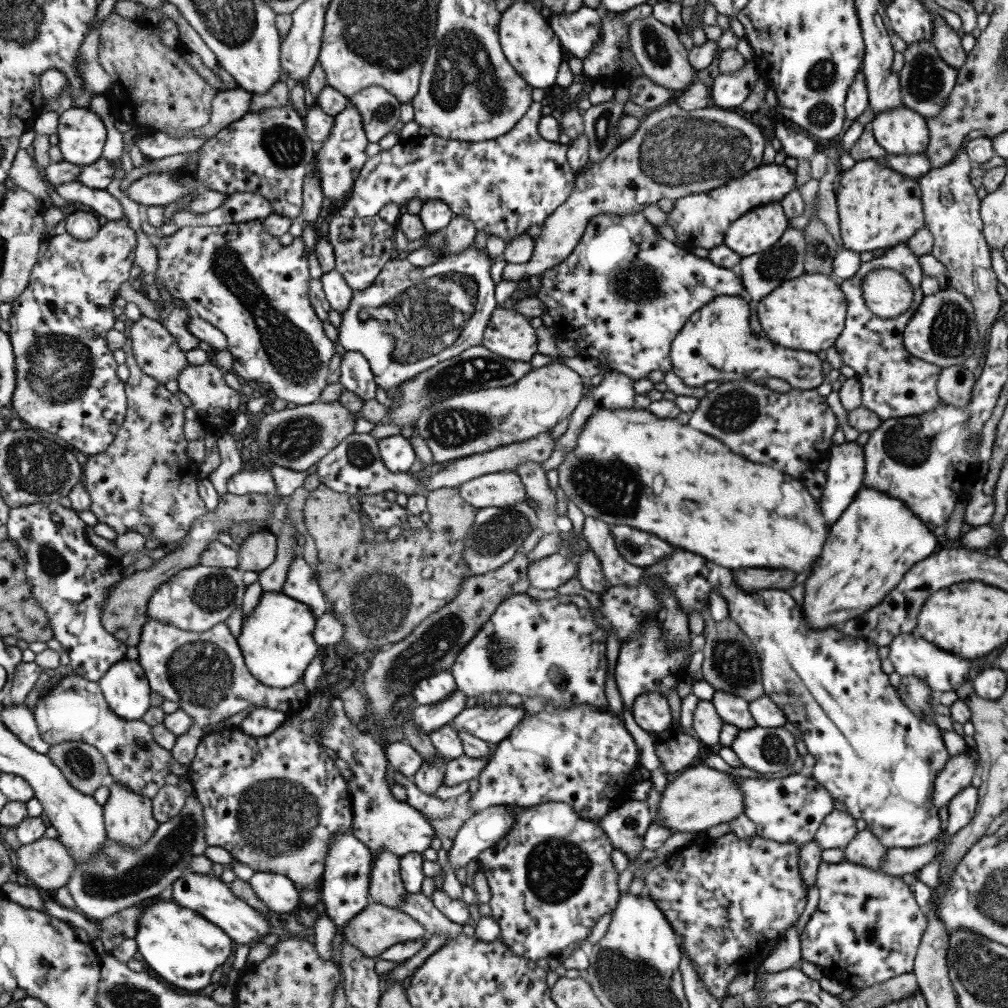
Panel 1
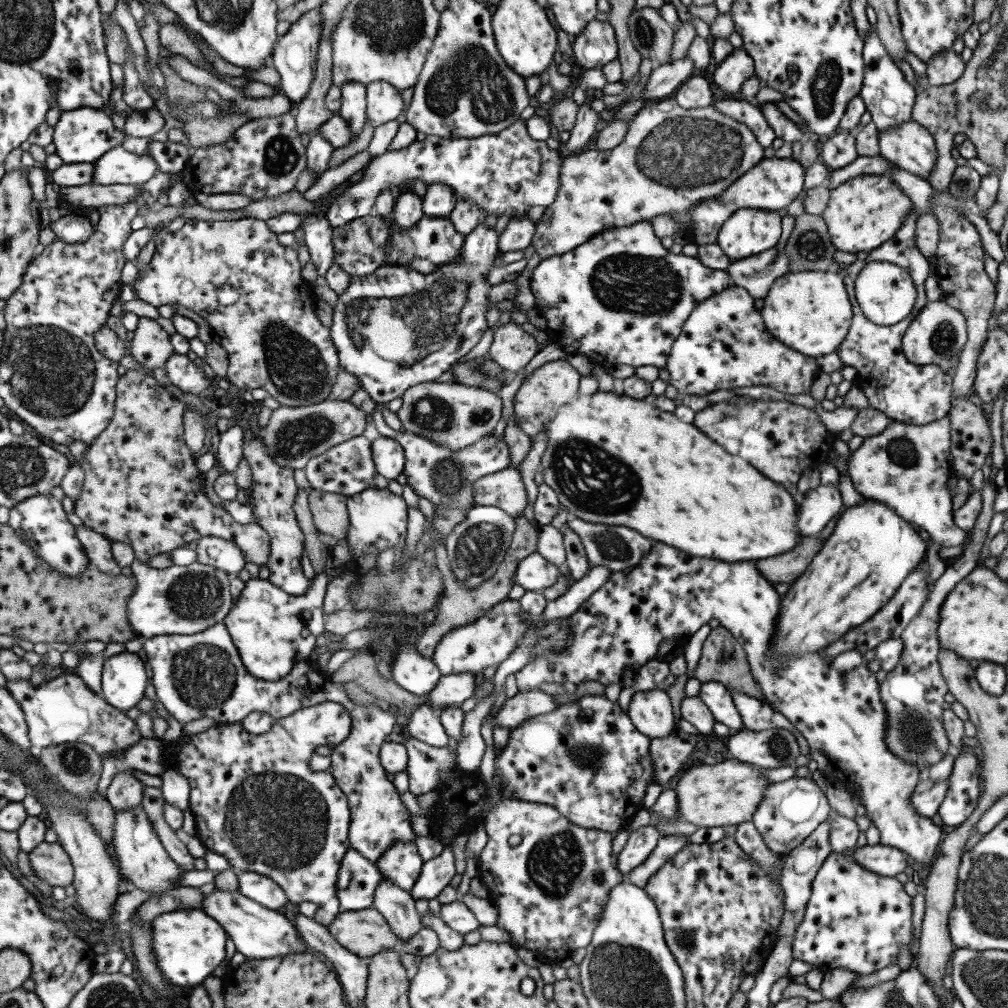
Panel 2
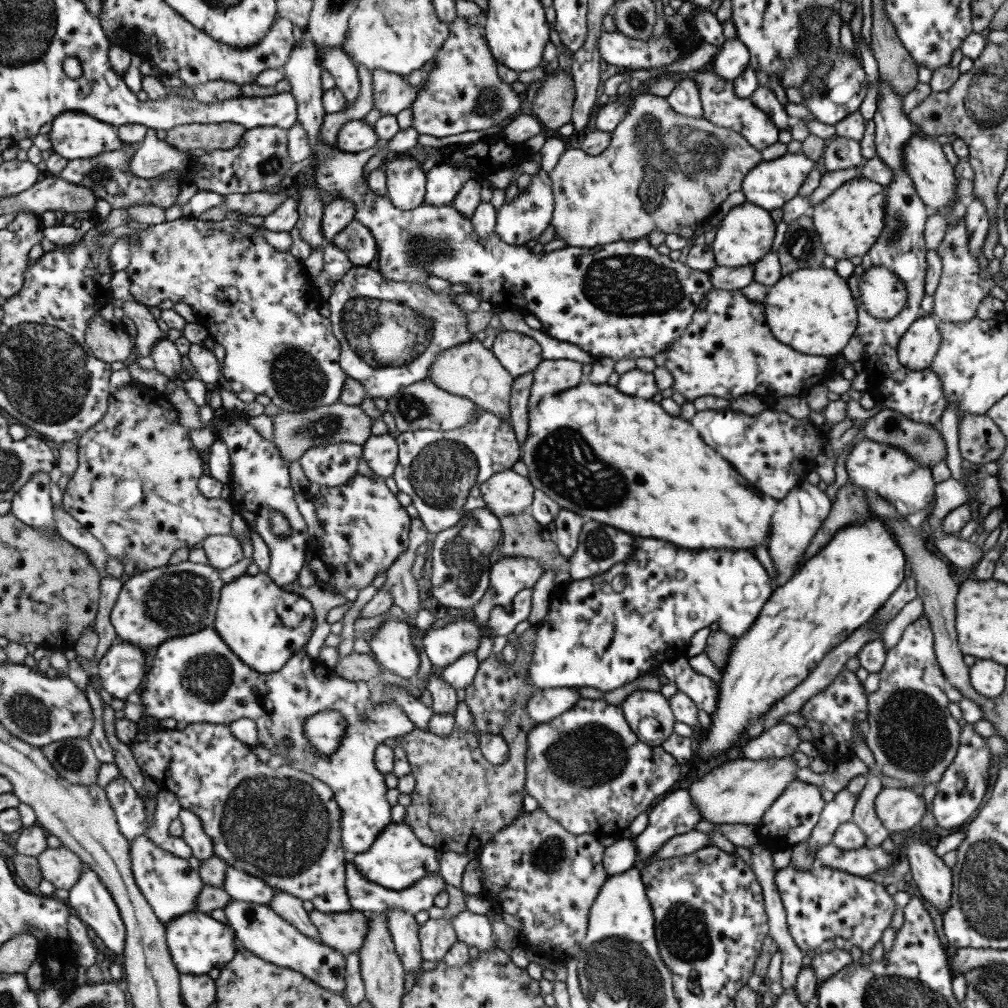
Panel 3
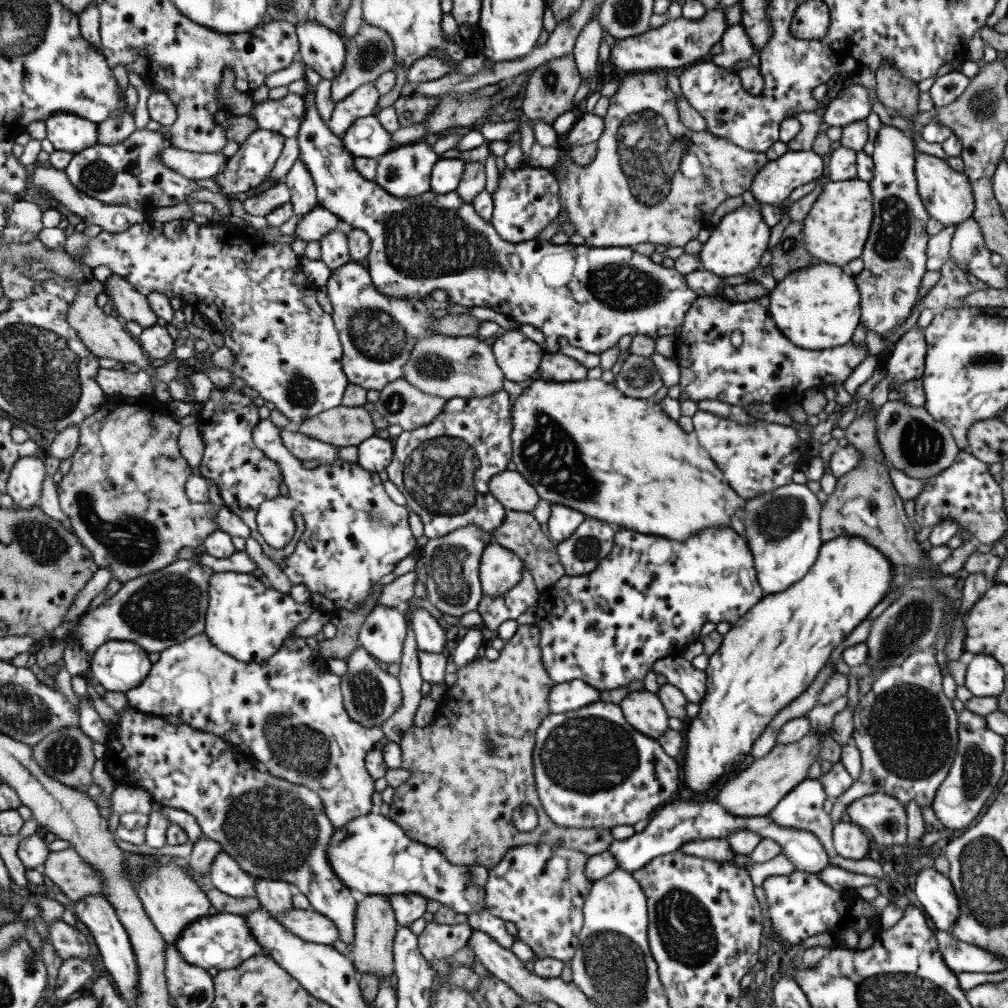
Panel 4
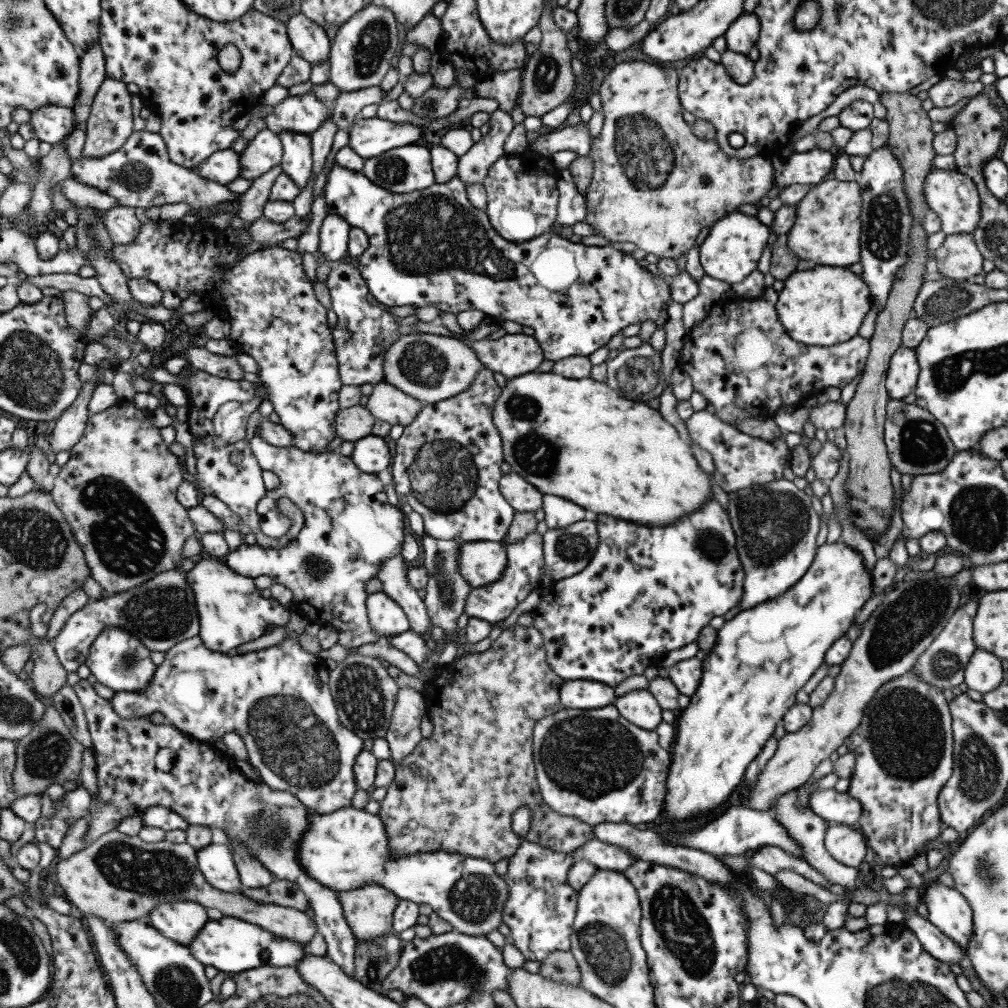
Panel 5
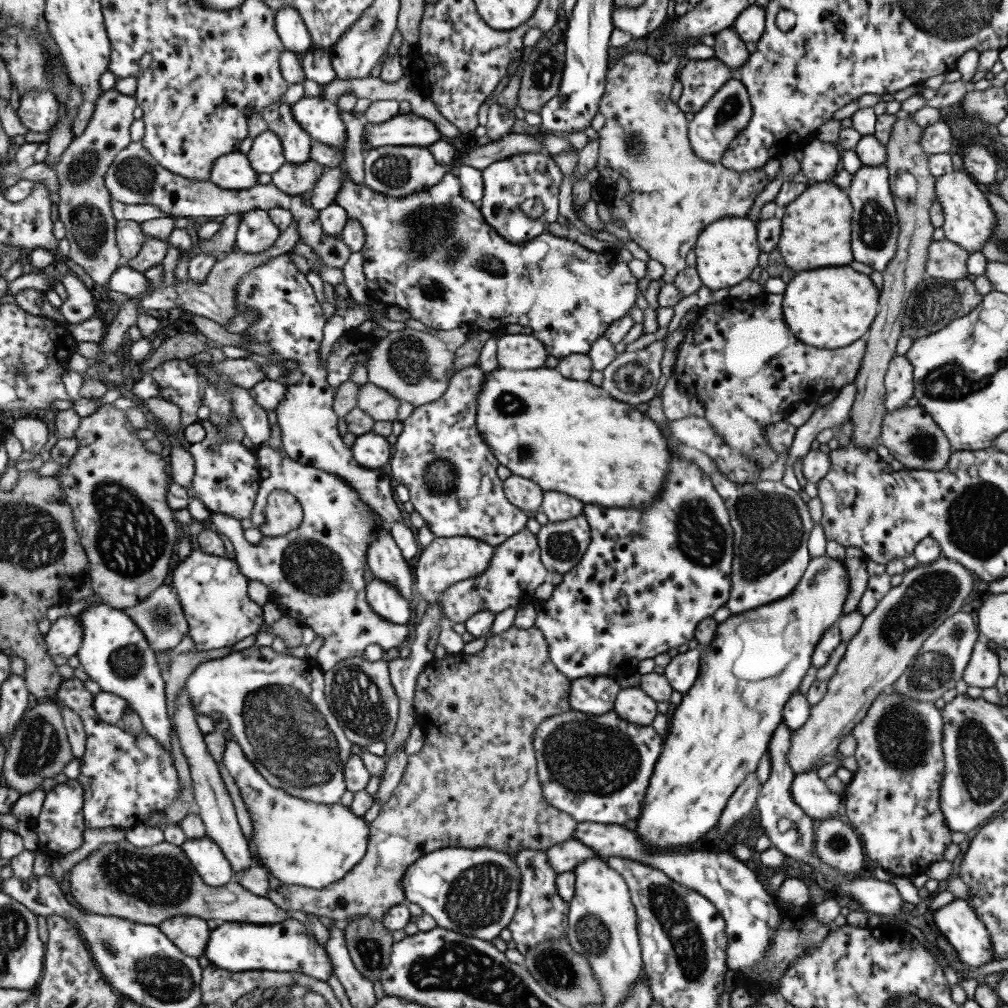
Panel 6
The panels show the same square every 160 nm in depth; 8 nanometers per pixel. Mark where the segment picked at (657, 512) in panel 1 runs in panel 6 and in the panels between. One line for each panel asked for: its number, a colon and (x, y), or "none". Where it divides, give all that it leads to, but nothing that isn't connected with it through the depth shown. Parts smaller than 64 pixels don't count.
2: (611, 459)
3: (621, 460)
4: (583, 444)
5: (610, 455)
6: (571, 437)

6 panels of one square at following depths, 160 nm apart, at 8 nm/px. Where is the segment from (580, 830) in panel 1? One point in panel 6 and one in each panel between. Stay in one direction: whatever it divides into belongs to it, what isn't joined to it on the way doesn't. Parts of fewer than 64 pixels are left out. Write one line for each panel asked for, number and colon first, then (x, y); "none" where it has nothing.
2: (548, 878)
3: (547, 877)
4: (540, 888)
5: (540, 908)
6: (540, 915)

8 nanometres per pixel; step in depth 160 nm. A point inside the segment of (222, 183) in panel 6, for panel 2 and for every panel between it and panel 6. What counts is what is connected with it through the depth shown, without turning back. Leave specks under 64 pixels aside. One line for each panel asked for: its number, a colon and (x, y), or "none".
2: (117, 166)
3: (153, 156)
4: (192, 165)
5: (222, 166)

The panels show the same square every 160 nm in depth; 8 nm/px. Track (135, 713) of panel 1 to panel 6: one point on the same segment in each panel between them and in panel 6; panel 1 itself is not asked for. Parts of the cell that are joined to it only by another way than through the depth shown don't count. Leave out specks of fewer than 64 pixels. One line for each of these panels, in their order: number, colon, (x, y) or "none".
2: (125, 674)
3: (121, 670)
4: (119, 666)
5: (117, 659)
6: (115, 654)

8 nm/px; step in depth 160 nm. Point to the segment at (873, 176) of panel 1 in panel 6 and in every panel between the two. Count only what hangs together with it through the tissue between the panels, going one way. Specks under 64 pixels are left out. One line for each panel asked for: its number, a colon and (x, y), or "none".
2: (862, 213)
3: (848, 221)
4: (834, 231)
5: (826, 229)
6: (815, 226)

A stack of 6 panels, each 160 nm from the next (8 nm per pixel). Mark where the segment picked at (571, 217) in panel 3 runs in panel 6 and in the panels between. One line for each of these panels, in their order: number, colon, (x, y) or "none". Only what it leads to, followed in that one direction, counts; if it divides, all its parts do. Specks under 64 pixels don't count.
4: (651, 179)
5: (646, 189)
6: (654, 186)

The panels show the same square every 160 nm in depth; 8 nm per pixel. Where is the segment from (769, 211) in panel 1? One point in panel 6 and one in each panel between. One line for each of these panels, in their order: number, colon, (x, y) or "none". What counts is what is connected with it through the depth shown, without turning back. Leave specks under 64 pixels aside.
2: (748, 231)
3: (744, 235)
4: (735, 244)
5: (729, 252)
6: (726, 251)

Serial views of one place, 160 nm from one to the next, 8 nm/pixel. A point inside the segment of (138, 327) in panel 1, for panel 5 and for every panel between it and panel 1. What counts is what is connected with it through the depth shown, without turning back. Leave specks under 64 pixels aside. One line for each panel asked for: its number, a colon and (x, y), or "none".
2: (151, 346)
3: (148, 334)
4: (130, 305)
5: (93, 237)

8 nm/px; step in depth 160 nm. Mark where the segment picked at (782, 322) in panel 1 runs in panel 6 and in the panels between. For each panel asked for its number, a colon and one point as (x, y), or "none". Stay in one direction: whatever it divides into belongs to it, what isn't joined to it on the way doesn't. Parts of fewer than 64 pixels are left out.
2: (809, 312)
3: (811, 310)
4: (816, 307)
5: (821, 307)
6: (828, 307)

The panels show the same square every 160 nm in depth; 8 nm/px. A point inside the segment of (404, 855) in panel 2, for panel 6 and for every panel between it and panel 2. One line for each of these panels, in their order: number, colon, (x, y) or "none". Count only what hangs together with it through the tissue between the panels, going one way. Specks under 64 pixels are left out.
3: (395, 859)
4: (370, 854)
5: (347, 848)
6: (474, 892)

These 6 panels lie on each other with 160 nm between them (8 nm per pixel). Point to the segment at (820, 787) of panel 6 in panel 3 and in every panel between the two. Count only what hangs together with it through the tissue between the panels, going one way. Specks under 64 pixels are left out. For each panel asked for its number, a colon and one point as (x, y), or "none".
3: (898, 809)
4: (881, 816)
5: (837, 808)

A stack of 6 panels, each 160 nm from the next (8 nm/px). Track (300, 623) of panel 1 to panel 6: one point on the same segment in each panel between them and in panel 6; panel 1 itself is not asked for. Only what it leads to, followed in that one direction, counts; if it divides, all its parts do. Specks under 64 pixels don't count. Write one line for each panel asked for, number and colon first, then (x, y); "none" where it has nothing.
2: (271, 630)
3: (263, 624)
4: (246, 620)
5: (231, 611)
6: (211, 589)

